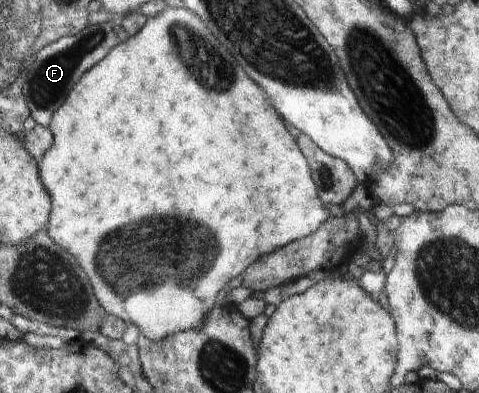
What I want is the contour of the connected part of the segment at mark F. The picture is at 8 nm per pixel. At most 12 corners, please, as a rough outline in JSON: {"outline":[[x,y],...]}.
{"outline":[[121,18],[43,47],[23,94],[49,126],[87,69],[129,35]]}

